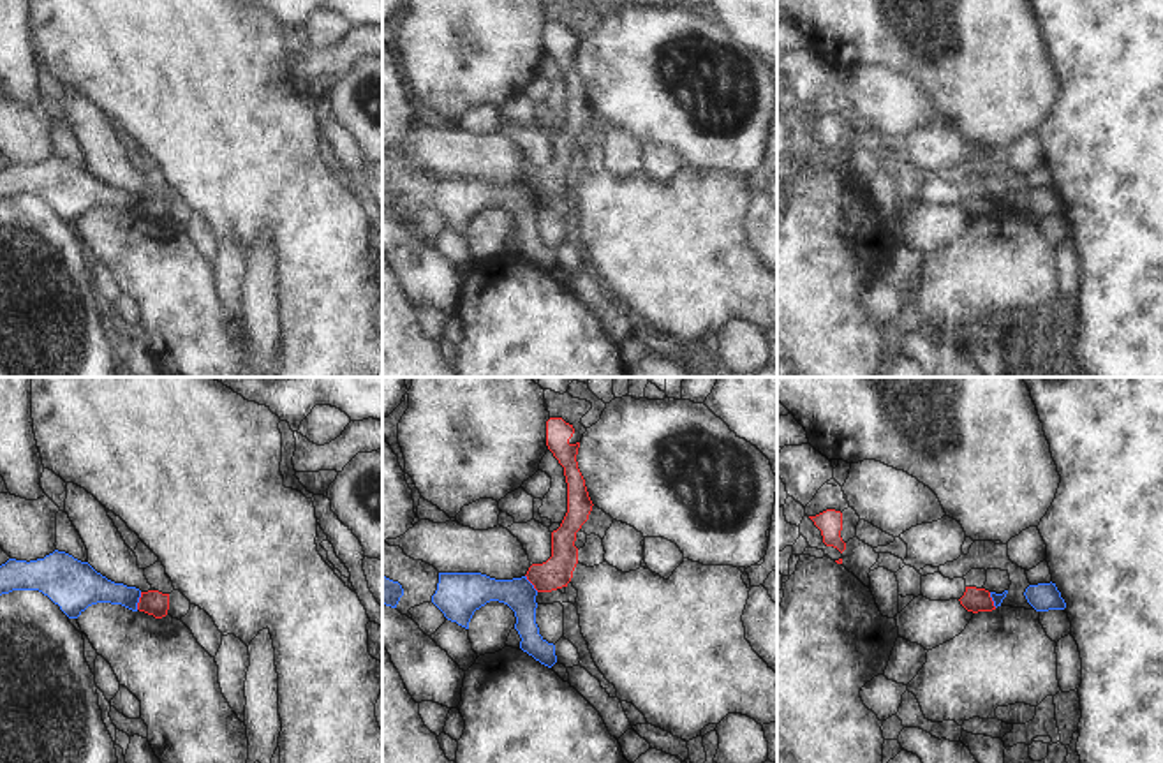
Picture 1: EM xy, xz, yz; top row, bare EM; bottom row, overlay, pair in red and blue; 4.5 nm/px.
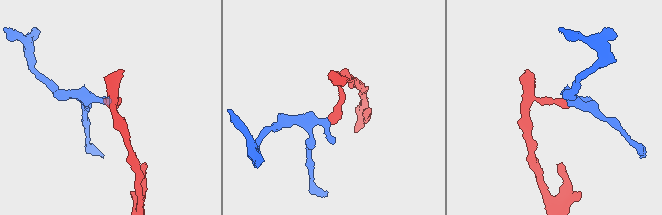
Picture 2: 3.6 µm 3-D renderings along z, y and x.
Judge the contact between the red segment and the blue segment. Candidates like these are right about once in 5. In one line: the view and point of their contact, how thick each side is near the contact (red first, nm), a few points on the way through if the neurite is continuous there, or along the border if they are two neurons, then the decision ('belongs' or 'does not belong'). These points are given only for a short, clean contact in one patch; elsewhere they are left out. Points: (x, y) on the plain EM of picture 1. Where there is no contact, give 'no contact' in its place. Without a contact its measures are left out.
xy (140, 207) | 120/170 nm | along xy (141, 198), (136, 214) | does not belong

